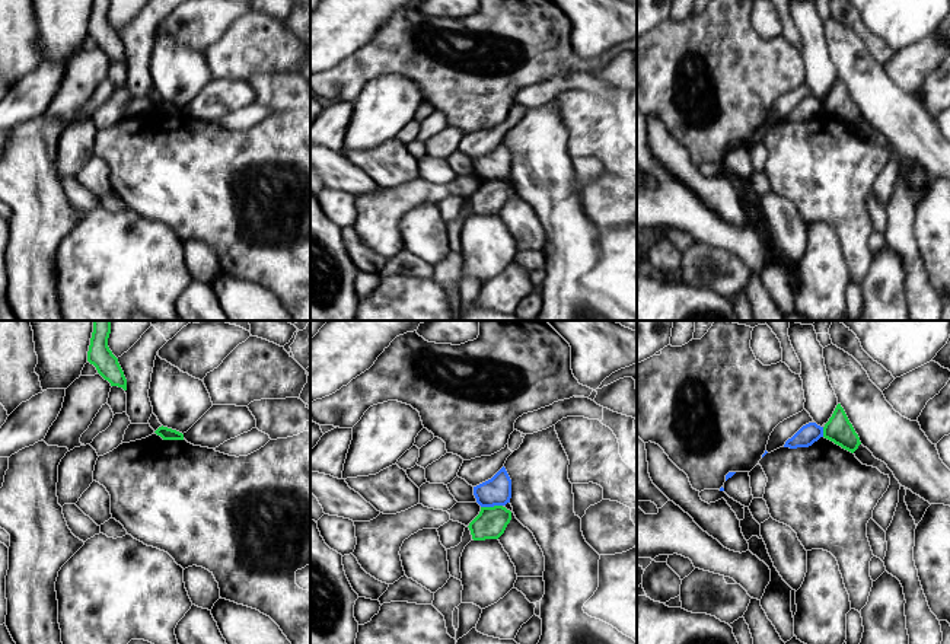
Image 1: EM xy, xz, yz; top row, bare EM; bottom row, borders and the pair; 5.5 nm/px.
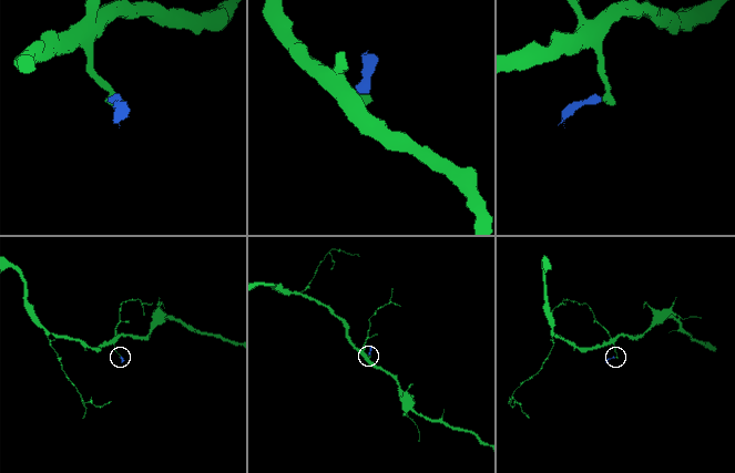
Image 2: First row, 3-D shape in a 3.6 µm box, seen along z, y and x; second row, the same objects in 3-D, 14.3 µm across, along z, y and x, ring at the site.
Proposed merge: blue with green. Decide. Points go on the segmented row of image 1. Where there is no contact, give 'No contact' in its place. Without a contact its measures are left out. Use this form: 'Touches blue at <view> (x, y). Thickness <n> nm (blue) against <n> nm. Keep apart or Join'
Touches blue at xz (491, 506). Thickness 160 nm (blue) against 170 nm. Keep apart

